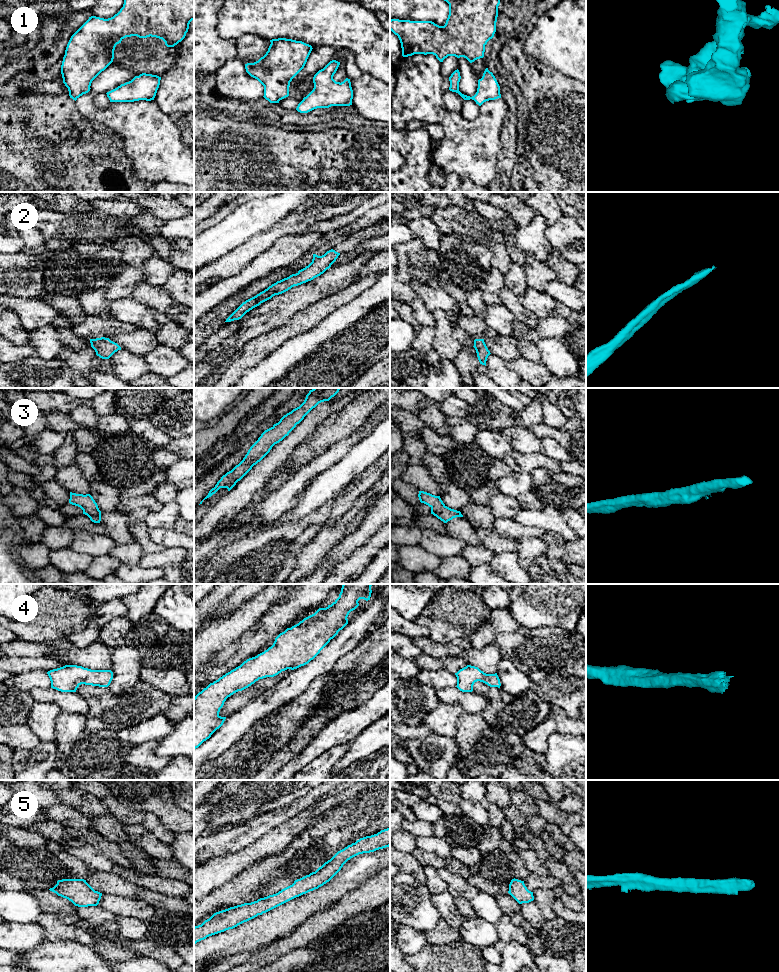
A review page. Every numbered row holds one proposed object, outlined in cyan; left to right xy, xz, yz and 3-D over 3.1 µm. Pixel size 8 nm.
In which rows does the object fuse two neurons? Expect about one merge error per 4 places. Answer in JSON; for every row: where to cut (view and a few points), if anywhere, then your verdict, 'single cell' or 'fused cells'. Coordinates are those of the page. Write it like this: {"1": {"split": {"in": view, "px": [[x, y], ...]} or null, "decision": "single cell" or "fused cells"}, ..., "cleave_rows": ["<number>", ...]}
{"1": {"split": null, "decision": "single cell"}, "2": {"split": null, "decision": "single cell"}, "3": {"split": null, "decision": "single cell"}, "4": {"split": null, "decision": "single cell"}, "5": {"split": null, "decision": "single cell"}, "cleave_rows": []}

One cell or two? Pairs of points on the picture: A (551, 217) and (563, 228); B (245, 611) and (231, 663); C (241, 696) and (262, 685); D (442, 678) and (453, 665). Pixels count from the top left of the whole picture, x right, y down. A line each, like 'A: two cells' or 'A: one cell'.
A: two cells
B: two cells
C: one cell
D: two cells

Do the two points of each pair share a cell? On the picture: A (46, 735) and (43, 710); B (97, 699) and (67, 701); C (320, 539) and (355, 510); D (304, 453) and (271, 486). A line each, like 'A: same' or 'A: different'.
A: same
B: different
C: same
D: different

